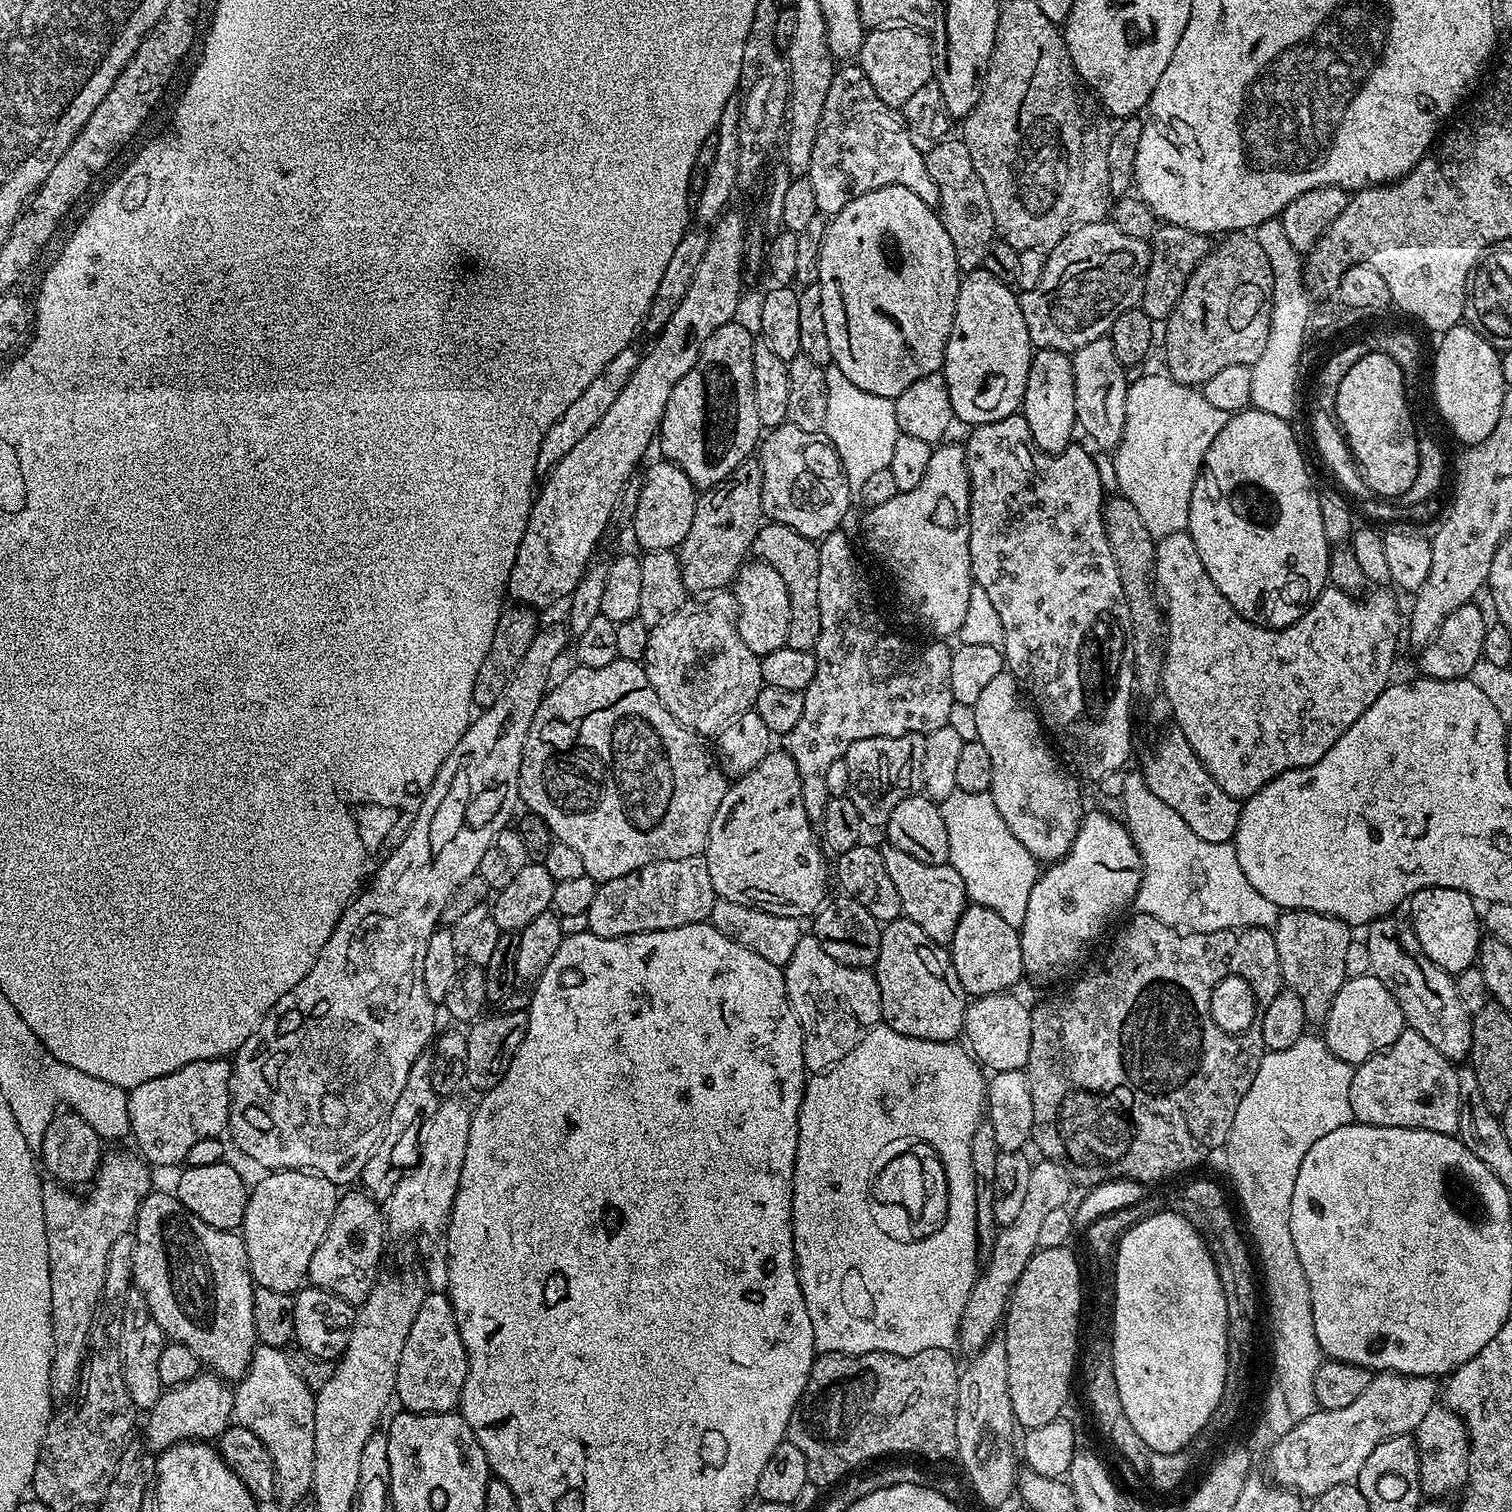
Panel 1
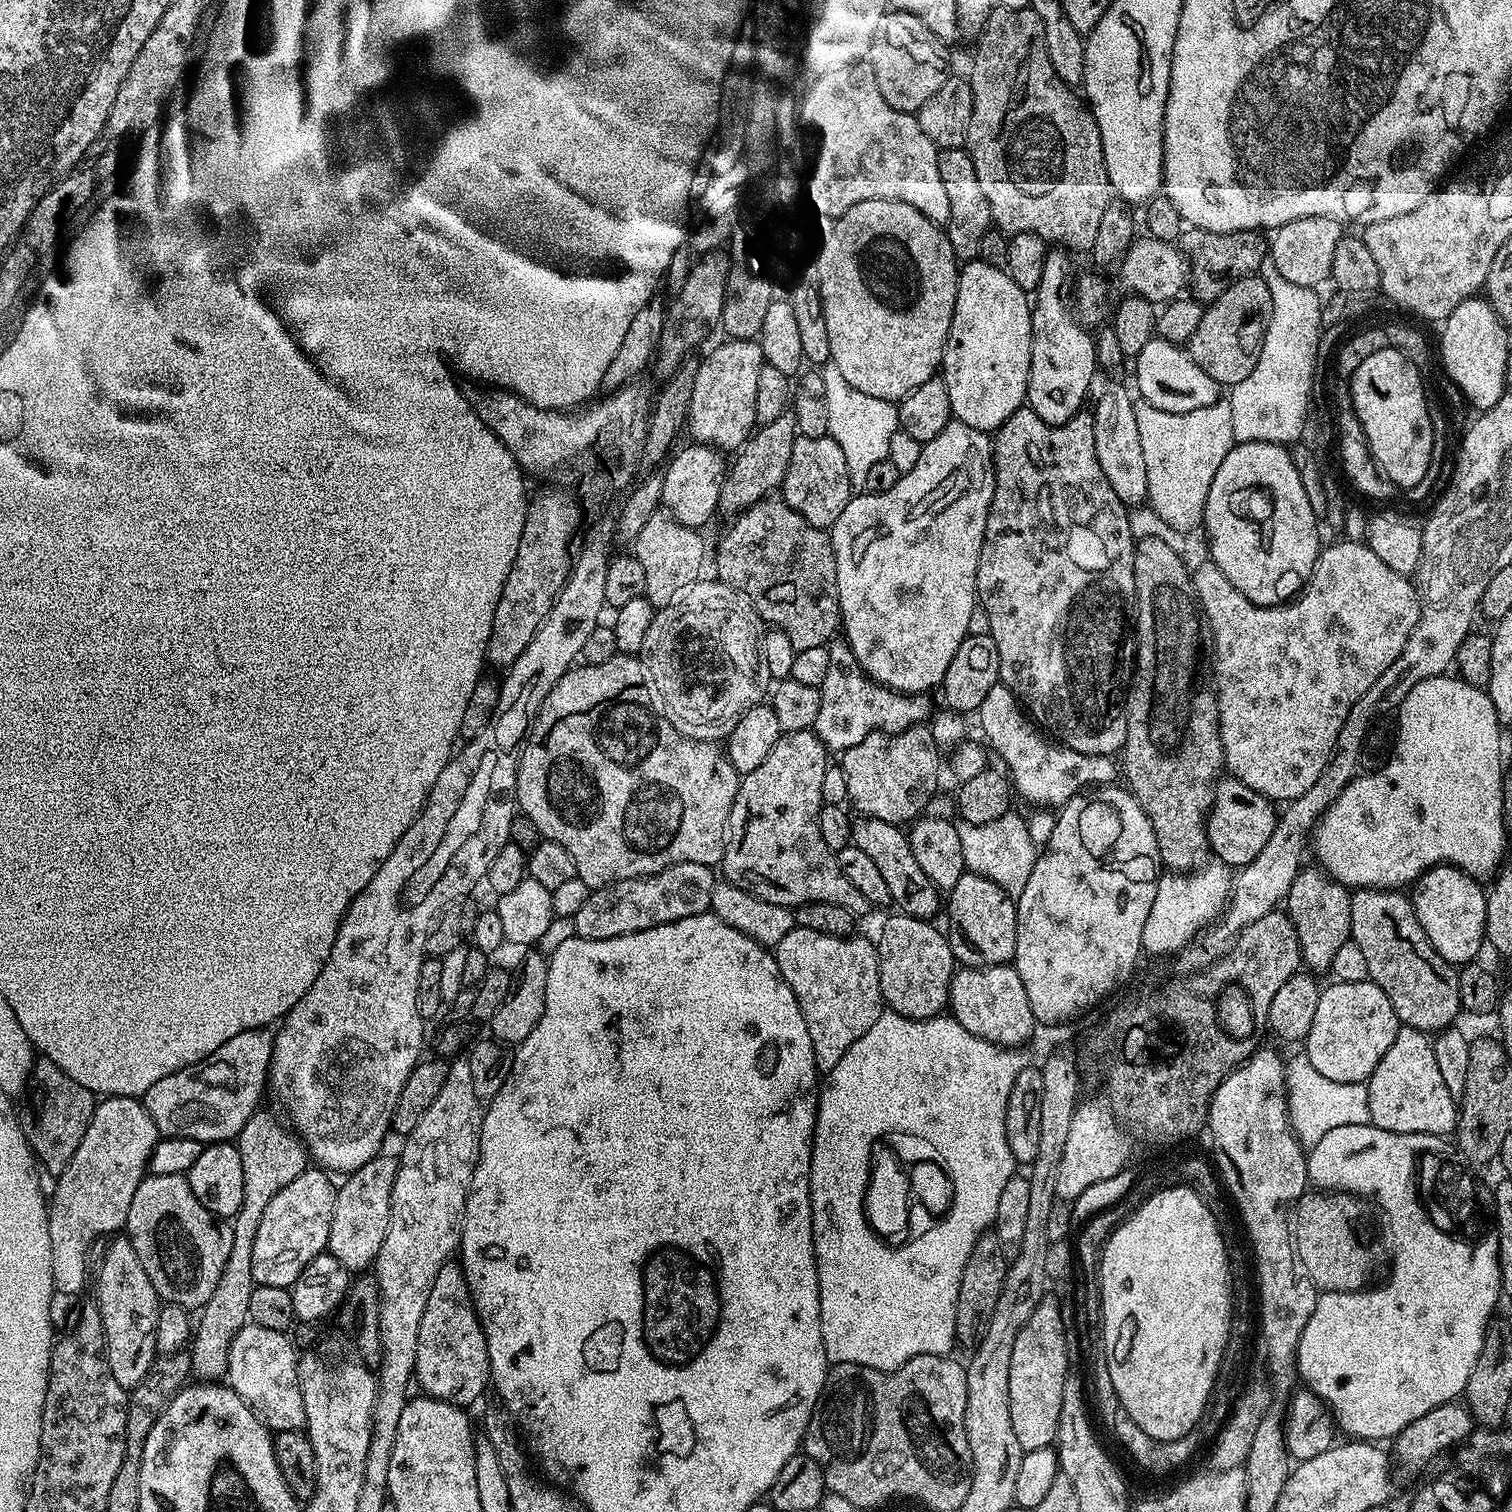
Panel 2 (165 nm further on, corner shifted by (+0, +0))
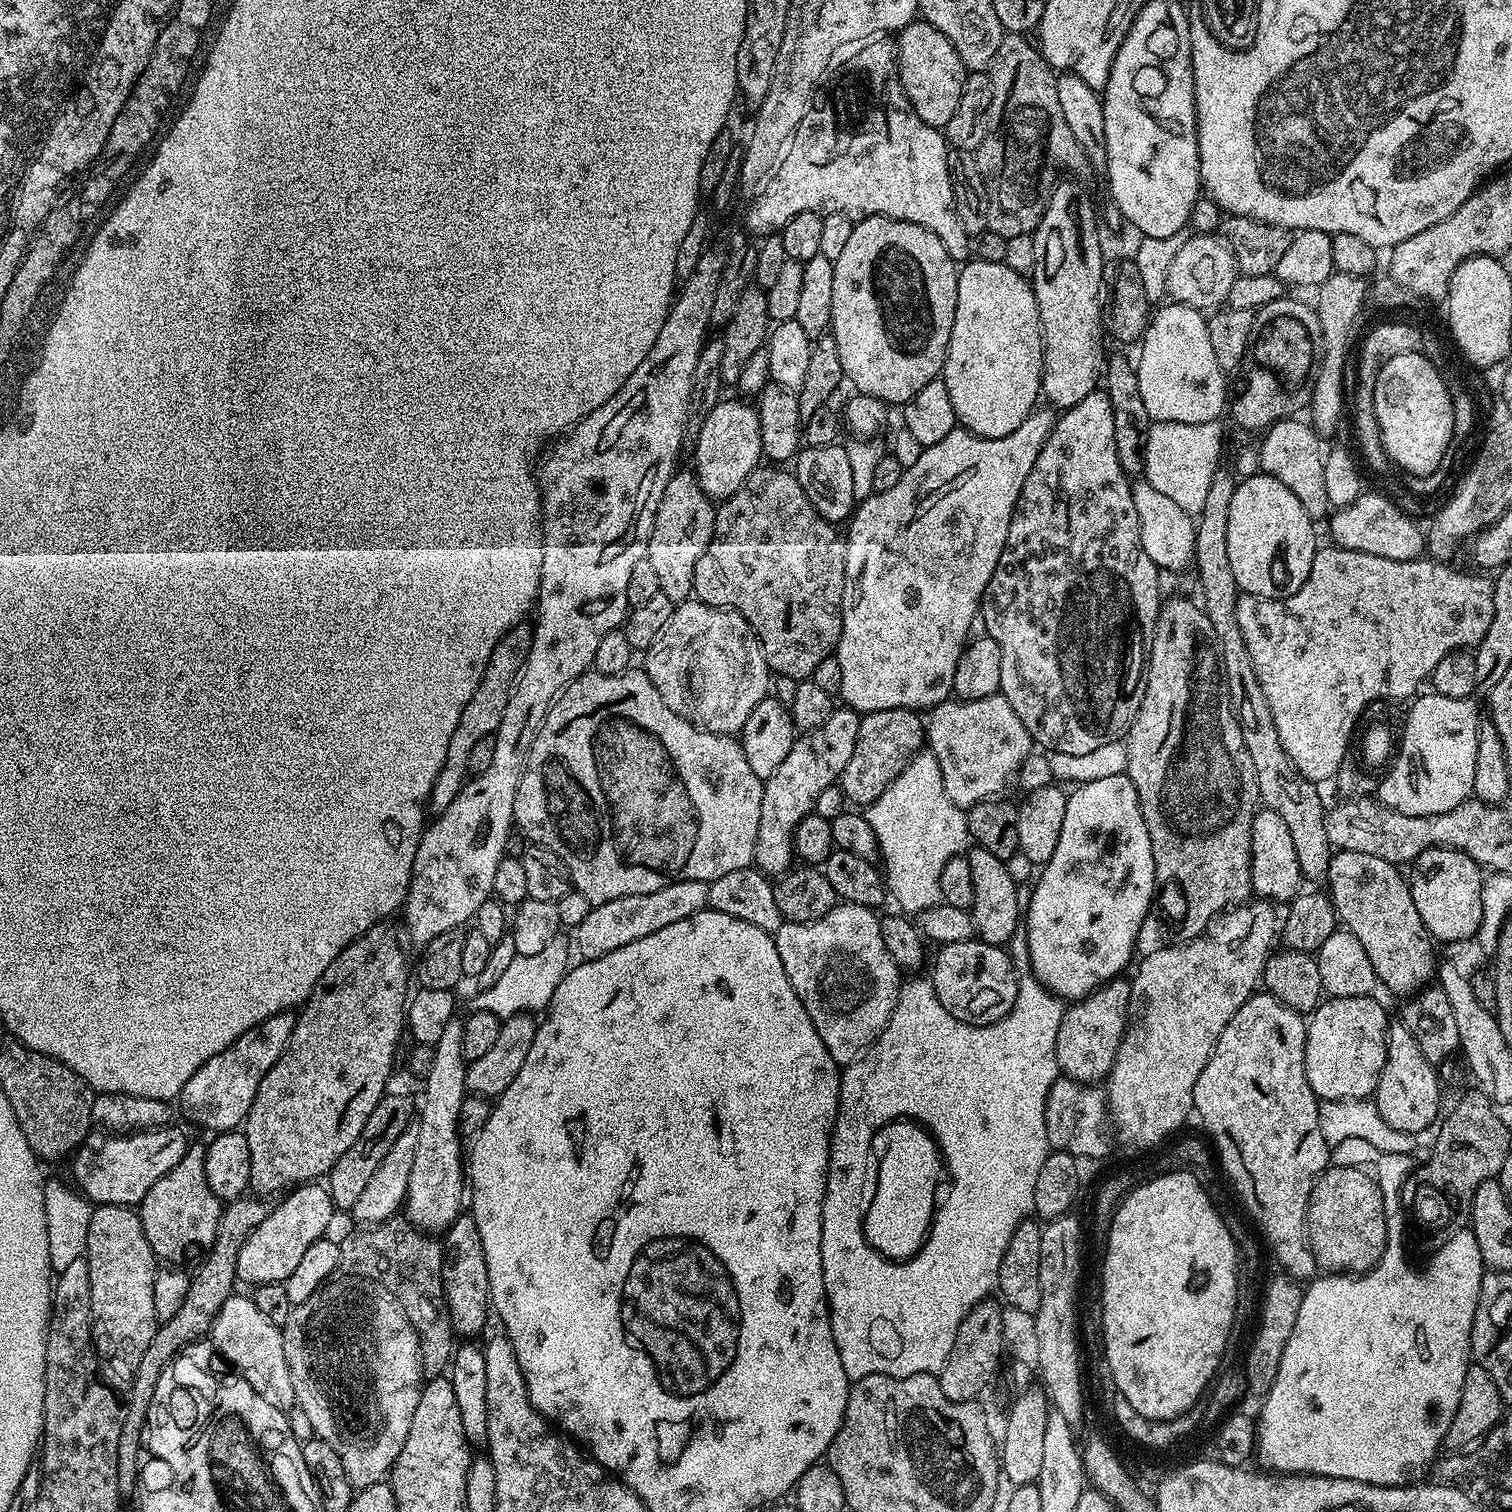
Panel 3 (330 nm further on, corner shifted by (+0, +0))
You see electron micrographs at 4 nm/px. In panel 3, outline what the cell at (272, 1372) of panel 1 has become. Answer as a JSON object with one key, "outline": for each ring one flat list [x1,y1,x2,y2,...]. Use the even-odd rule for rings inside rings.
{"outline":[[233,1294,226,1302,222,1302,222,1310,218,1310,218,1314,212,1323,212,1331,210,1333,210,1341,233,1364,235,1371,246,1382,250,1382,250,1386,254,1390,258,1390,258,1394,262,1394,262,1398,266,1398,266,1402,270,1402,270,1406,281,1410,288,1410,296,1404,296,1395,294,1394,294,1382,290,1382,290,1370,286,1366,286,1354,284,1353,284,1333,277,1325,274,1325,258,1311,258,1306,254,1306,251,1295]]}

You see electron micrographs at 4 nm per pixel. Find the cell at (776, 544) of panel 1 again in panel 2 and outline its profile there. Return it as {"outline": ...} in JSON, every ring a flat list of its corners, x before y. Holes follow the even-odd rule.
{"outline":[[782,498,762,499,733,520,716,548,720,583,746,594,761,621,784,632,796,653,827,645,842,622,831,535,806,522]]}

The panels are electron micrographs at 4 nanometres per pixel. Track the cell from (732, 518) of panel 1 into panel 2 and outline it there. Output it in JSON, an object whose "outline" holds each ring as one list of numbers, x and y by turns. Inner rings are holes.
{"outline":[[792,408,785,409,776,420,761,425,748,437,747,443,735,453,736,461,732,468,727,469,724,485,720,491,718,508,721,513,739,514,745,508,765,499,769,494,781,487,789,468,790,454,793,453,793,442,798,439,795,412]]}

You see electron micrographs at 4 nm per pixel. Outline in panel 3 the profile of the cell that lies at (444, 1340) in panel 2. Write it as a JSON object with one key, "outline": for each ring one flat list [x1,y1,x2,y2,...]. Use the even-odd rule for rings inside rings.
{"outline":[[470,1214,460,1215,446,1229,444,1246,444,1300,452,1319,452,1331,460,1338,476,1338,490,1317,490,1278,486,1274,486,1254,482,1250,482,1234,478,1234,478,1222]]}

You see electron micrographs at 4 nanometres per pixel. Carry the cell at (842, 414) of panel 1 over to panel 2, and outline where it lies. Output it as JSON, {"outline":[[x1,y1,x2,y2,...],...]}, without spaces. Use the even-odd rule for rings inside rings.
{"outline":[[832,363,823,365,822,375,825,382,825,408,828,415,828,433,842,450,848,467,848,481,853,489,863,489,866,473,870,466,888,459,890,438,900,427,900,409,891,400,870,398,862,390,854,390,844,378,842,372]]}

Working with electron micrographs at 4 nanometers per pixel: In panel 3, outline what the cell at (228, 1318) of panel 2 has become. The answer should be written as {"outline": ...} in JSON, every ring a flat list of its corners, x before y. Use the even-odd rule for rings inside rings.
{"outline":[[381,922,370,930,366,930,357,940,350,942,350,946,346,946,342,950,342,954,338,954,338,958,334,958,334,962,330,962,330,966,326,966,326,974,322,974,322,978,318,978,314,990,299,1009,296,1025,290,1034,284,1053,262,1078,262,1082,258,1086,258,1094,242,1125,244,1137,250,1146,250,1182,248,1186,253,1193,261,1196,284,1194,301,1184,316,1182,327,1177,338,1162,338,1158,342,1158,342,1154,346,1154,346,1150,350,1150,350,1146,354,1146,358,1134,362,1134,362,1126,366,1126,366,1118,370,1118,370,1114,374,1114,374,1106,378,1106,378,1102,386,1094,387,1088,384,1087,387,1086,388,1079,392,1076,392,1055,395,1054,396,1047,400,1044,400,1035,403,1037,406,1032,408,976,410,980,410,960,408,964,408,956,404,953,403,946,400,945,400,936,390,925,391,923]]}

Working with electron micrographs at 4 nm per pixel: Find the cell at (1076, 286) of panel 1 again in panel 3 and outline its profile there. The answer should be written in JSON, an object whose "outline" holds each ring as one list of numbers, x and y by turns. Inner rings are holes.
{"outline":[[1192,234,1185,239,1170,266,1166,278,1167,295,1177,304,1201,310,1216,310,1227,301,1237,275,1236,257,1223,239,1212,234]]}

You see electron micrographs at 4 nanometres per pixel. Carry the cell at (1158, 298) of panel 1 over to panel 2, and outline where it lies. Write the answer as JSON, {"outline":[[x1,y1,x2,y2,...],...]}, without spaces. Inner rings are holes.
{"outline":[[1191,226,1180,233,1178,247,1190,265,1190,292,1201,302,1211,302,1223,294,1235,280,1259,273,1266,263,1270,244,1259,231,1211,232]]}

